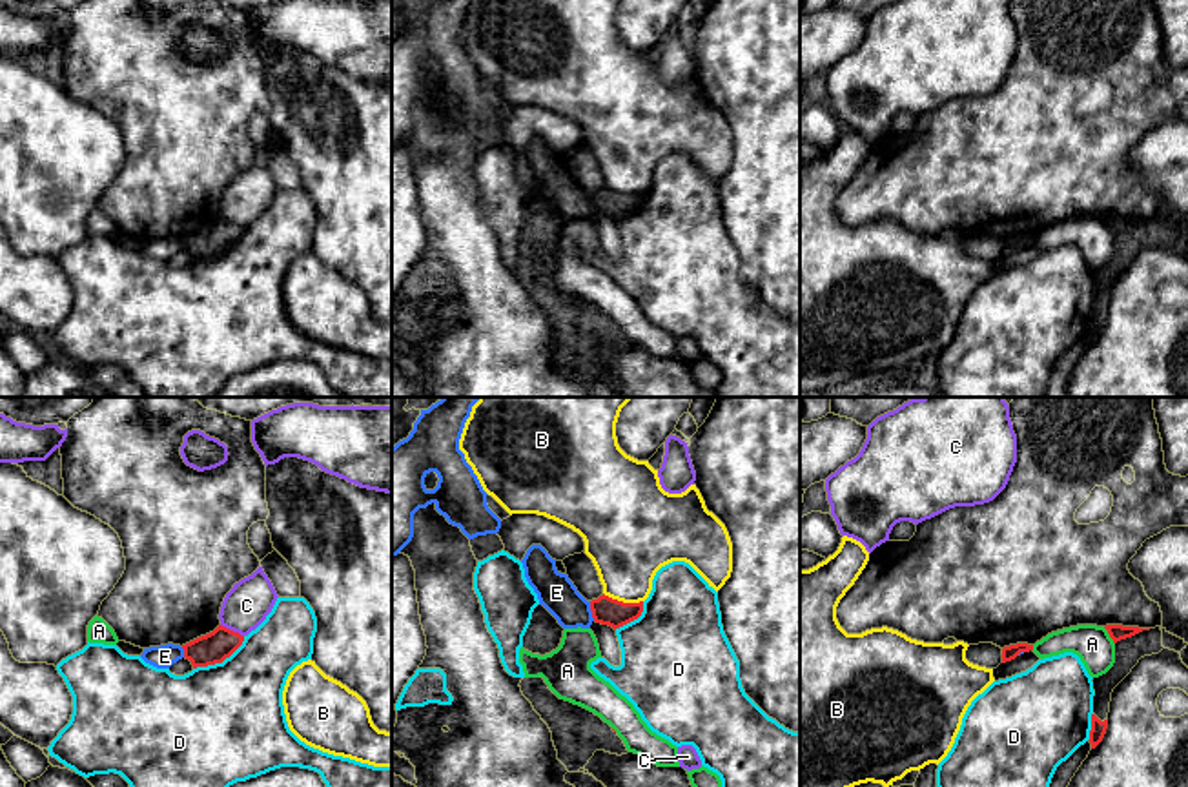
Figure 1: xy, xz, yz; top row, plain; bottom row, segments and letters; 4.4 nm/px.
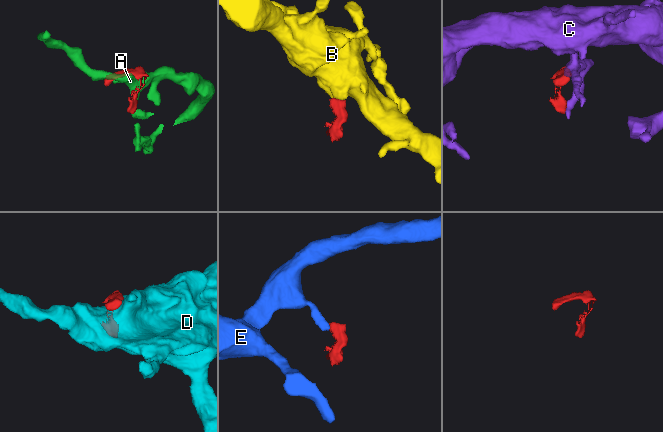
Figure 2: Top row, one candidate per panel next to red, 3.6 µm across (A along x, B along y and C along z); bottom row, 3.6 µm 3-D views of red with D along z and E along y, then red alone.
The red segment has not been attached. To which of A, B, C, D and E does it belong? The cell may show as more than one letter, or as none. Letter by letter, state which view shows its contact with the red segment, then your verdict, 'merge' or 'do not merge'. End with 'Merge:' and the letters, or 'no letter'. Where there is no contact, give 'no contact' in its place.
A: meets red in yz; do not merge
B: meets red in xz; do not merge
C: meets red in xy; do not merge
D: meets red in xy; do not merge
E: meets red in xz; do not merge
Merge: no letter

